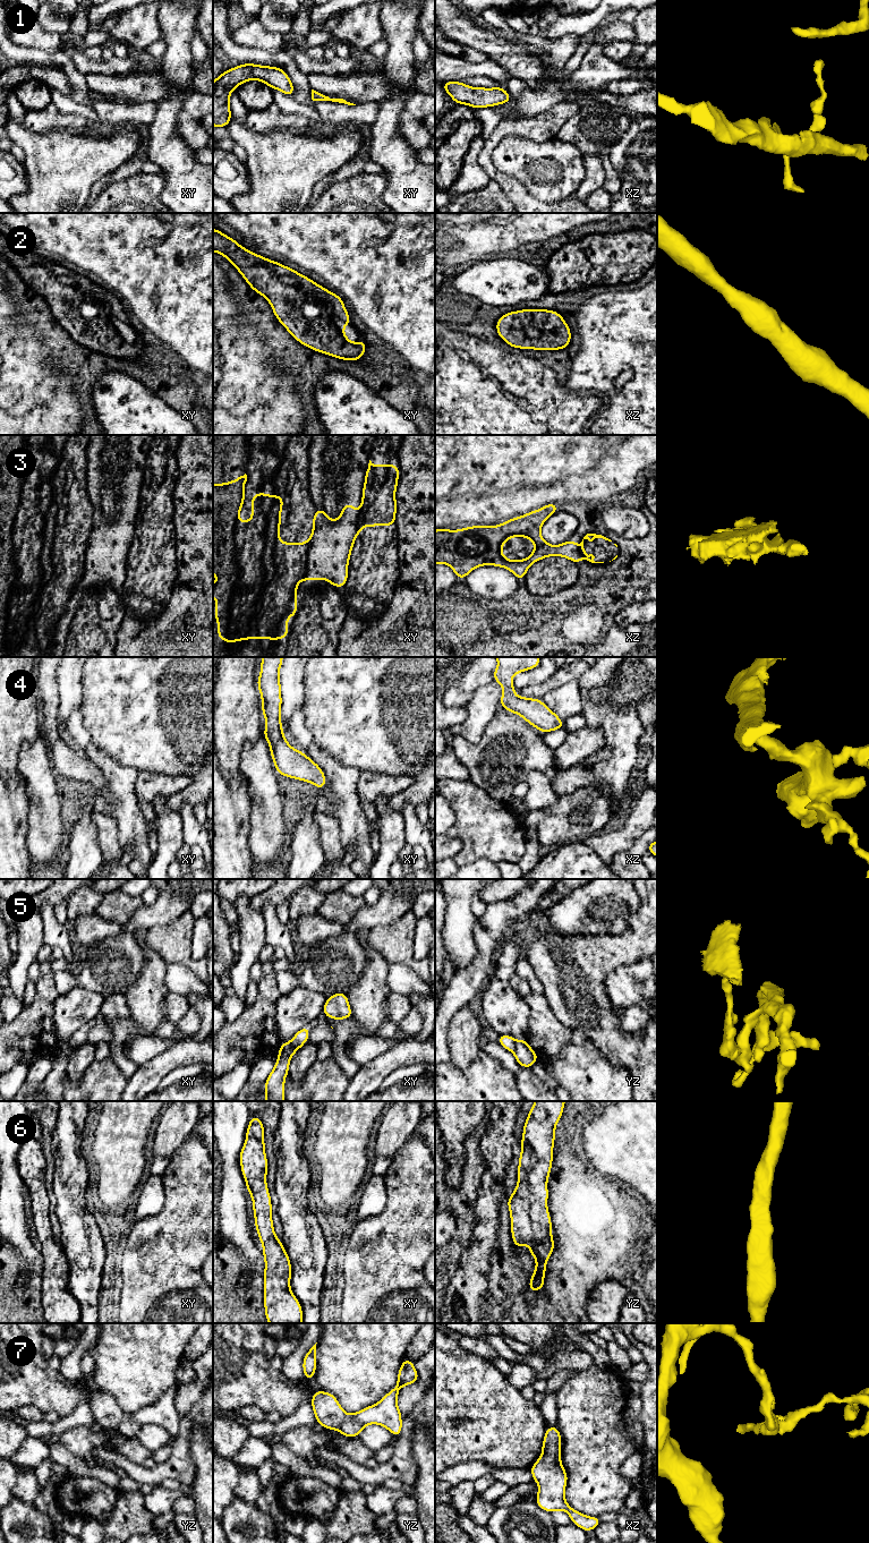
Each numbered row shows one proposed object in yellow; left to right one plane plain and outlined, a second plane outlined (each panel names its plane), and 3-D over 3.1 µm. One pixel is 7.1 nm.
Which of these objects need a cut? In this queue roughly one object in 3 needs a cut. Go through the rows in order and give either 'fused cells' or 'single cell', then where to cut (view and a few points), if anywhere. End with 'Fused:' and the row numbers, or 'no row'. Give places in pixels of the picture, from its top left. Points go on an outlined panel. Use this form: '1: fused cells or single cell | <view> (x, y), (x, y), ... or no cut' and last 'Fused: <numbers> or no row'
1: single cell | no cut
2: single cell | no cut
3: fused cells | xy (359, 513), (356, 534)
4: single cell | no cut
5: fused cells | xy (301, 1043), (294, 1043), (286, 1055), (279, 1056)
6: single cell | no cut
7: single cell | no cut
Fused: 3, 5

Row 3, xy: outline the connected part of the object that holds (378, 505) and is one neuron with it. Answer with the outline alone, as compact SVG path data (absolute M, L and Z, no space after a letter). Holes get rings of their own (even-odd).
M369 460L358 514L357 535L364 526L397 526L398 480L399 464L374 464Z

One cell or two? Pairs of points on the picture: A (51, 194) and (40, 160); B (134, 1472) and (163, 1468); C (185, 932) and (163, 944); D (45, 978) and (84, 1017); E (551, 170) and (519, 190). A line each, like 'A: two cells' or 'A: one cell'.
A: one cell
B: one cell
C: one cell
D: two cells
E: two cells

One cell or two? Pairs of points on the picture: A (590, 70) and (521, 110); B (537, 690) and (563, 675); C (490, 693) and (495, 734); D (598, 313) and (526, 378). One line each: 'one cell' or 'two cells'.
A: one cell
B: one cell
C: two cells
D: two cells

